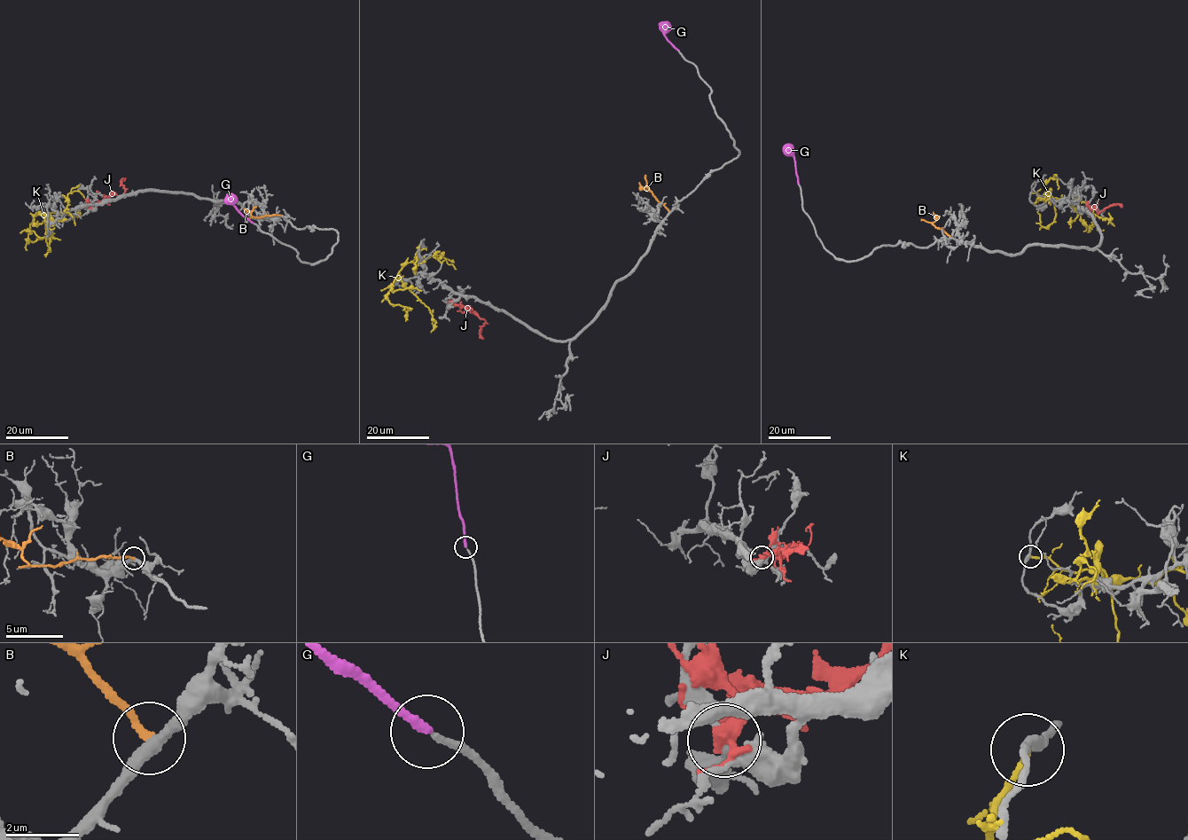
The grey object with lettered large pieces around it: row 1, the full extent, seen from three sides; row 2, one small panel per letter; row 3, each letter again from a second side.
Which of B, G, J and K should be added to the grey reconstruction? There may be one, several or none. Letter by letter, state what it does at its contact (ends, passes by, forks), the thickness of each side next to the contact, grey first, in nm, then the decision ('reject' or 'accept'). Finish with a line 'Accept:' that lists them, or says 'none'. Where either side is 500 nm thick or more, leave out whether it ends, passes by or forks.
B: it ends | 320/200 nm | reject
G: it ends | 180/240 nm | accept
J: it passes by | 280/320 nm | reject
K: it ends | 240/170 nm | reject
Accept: G

